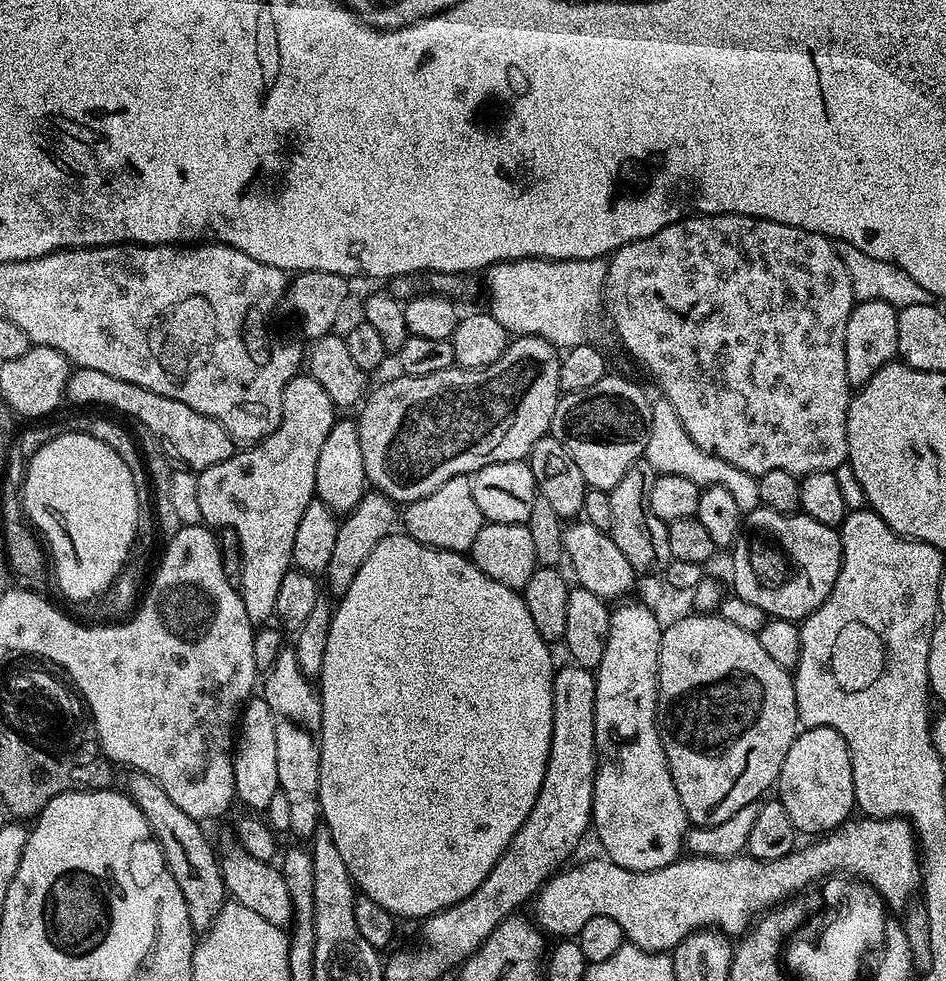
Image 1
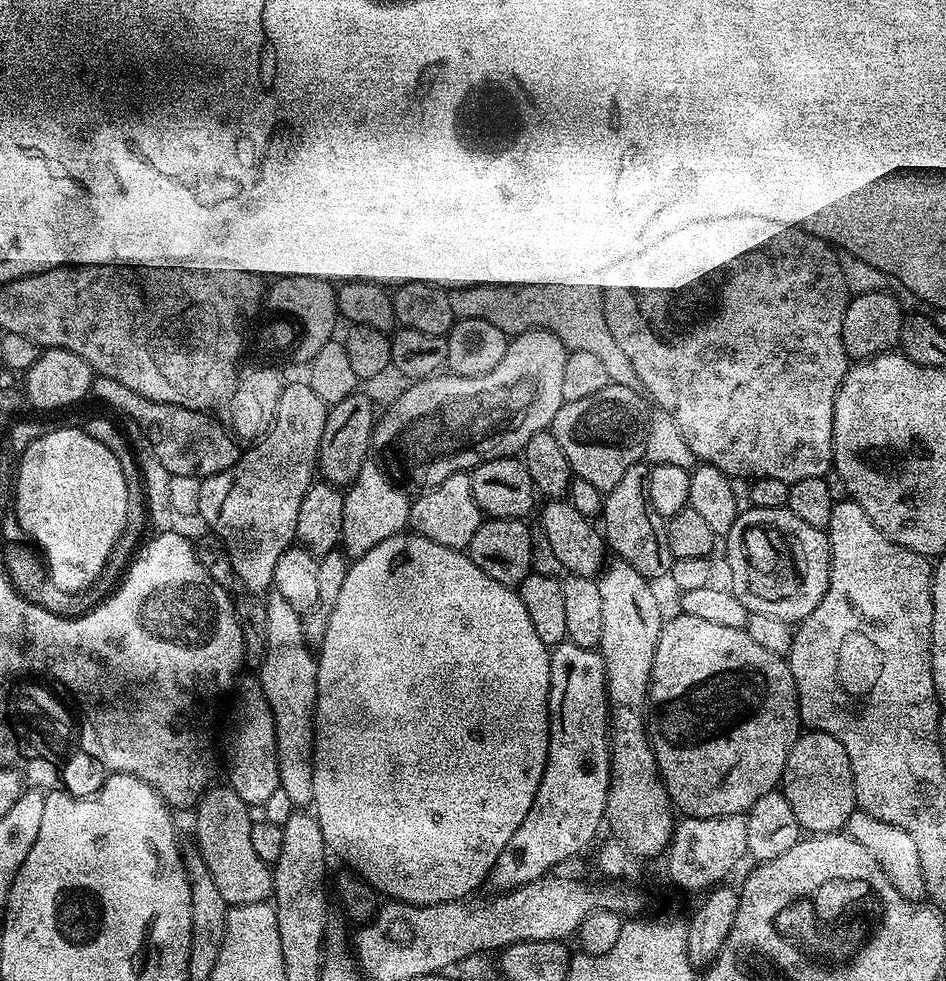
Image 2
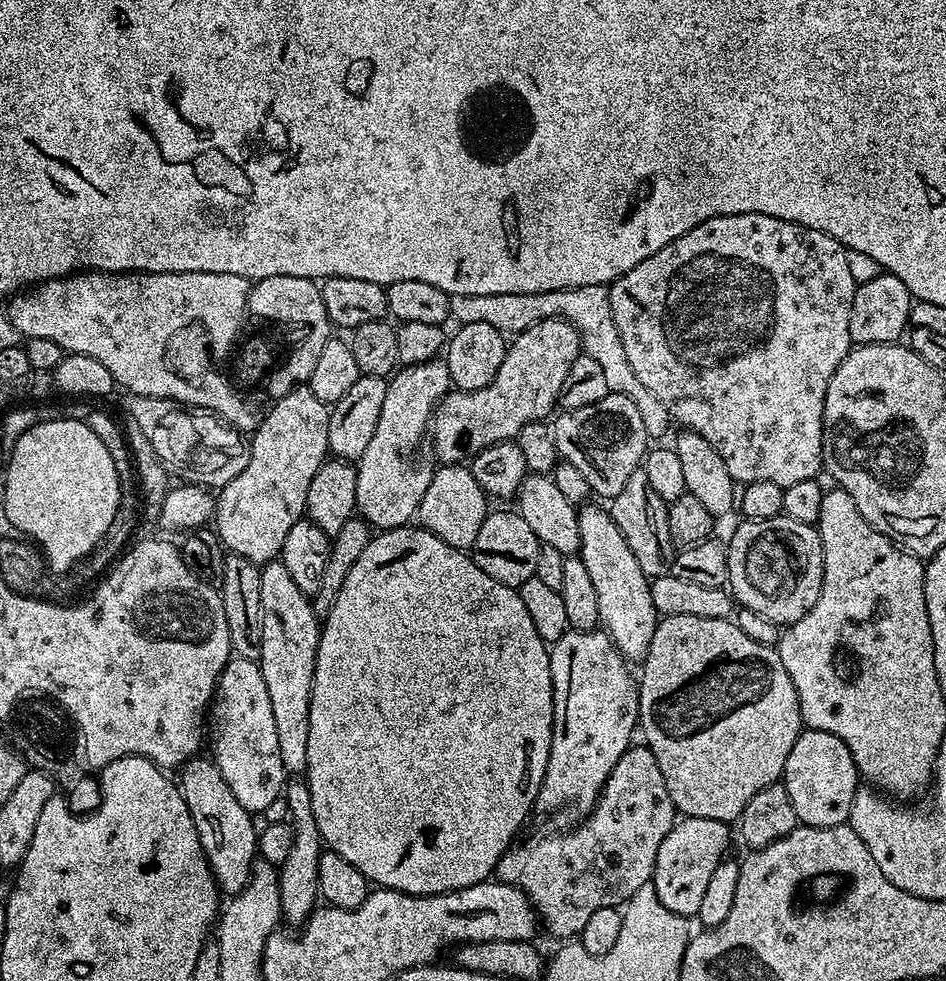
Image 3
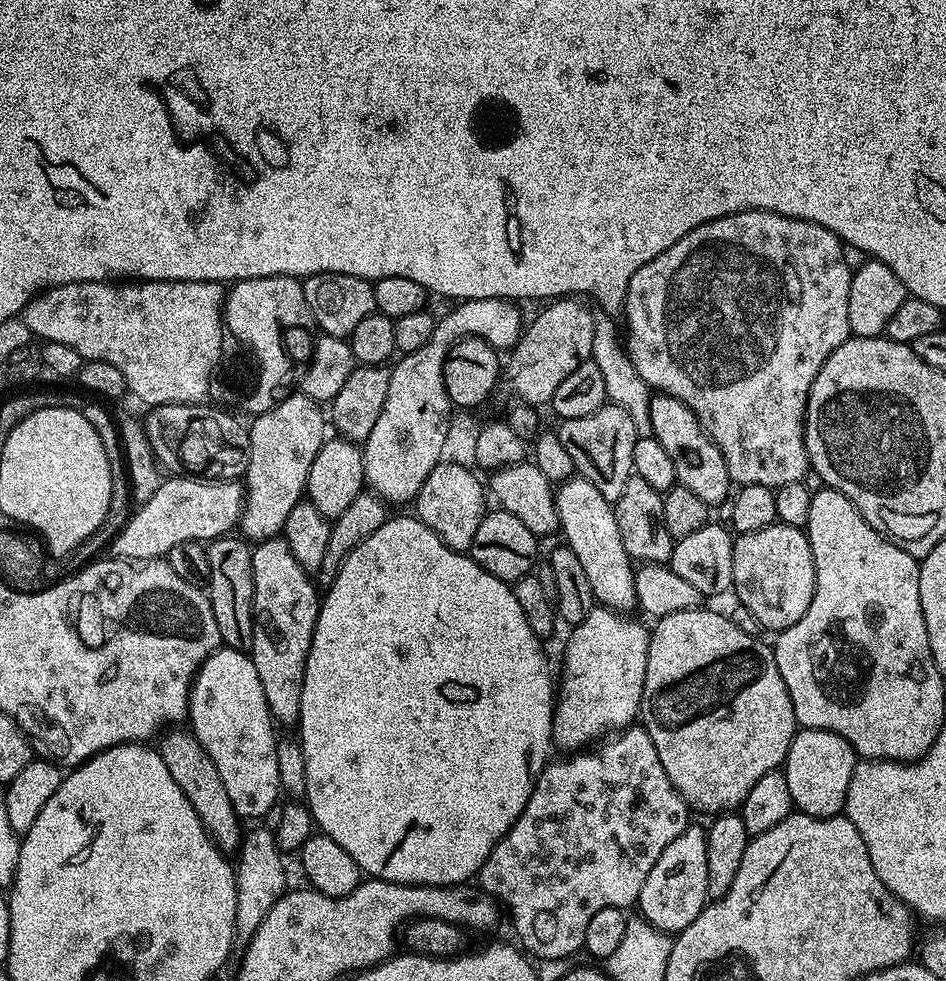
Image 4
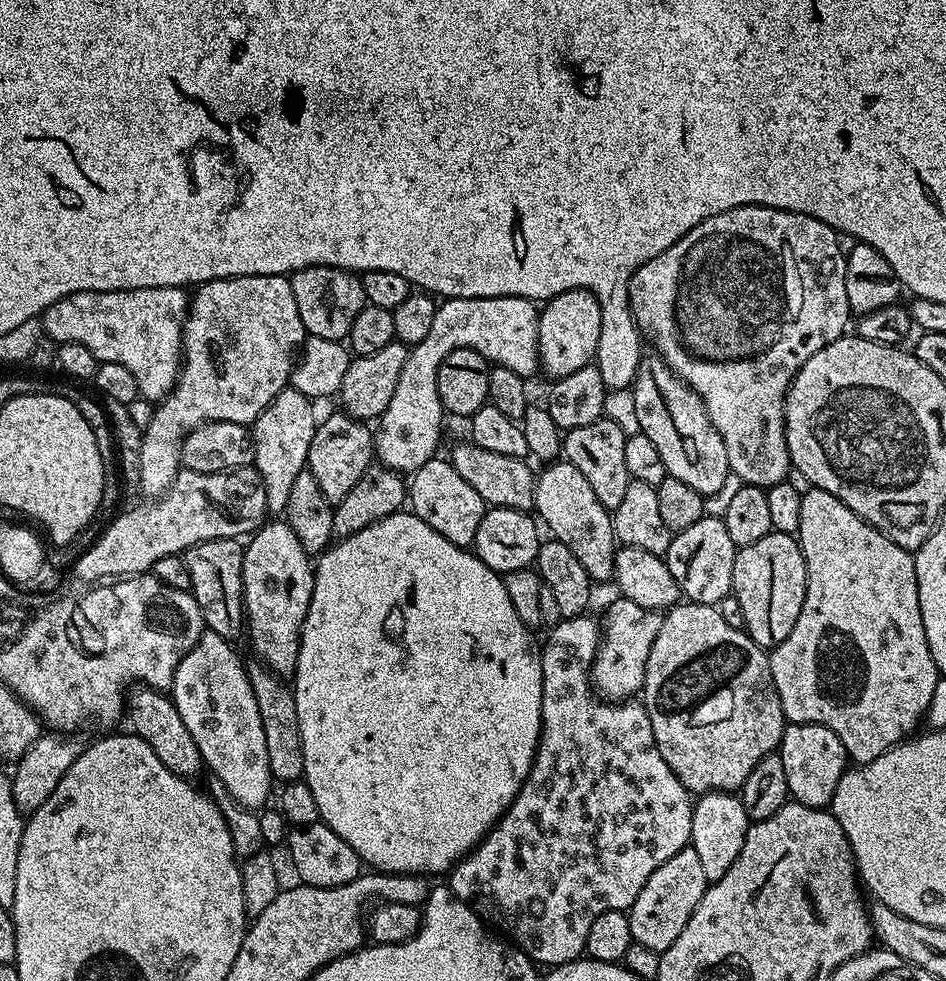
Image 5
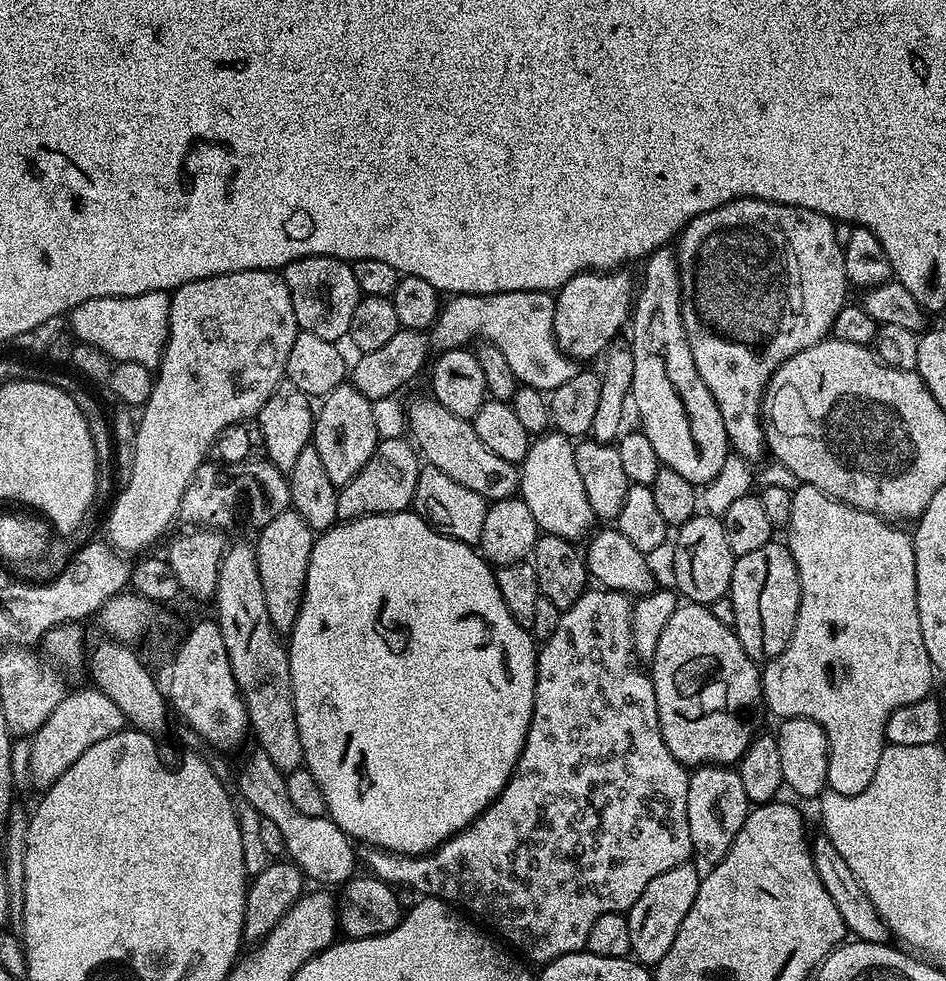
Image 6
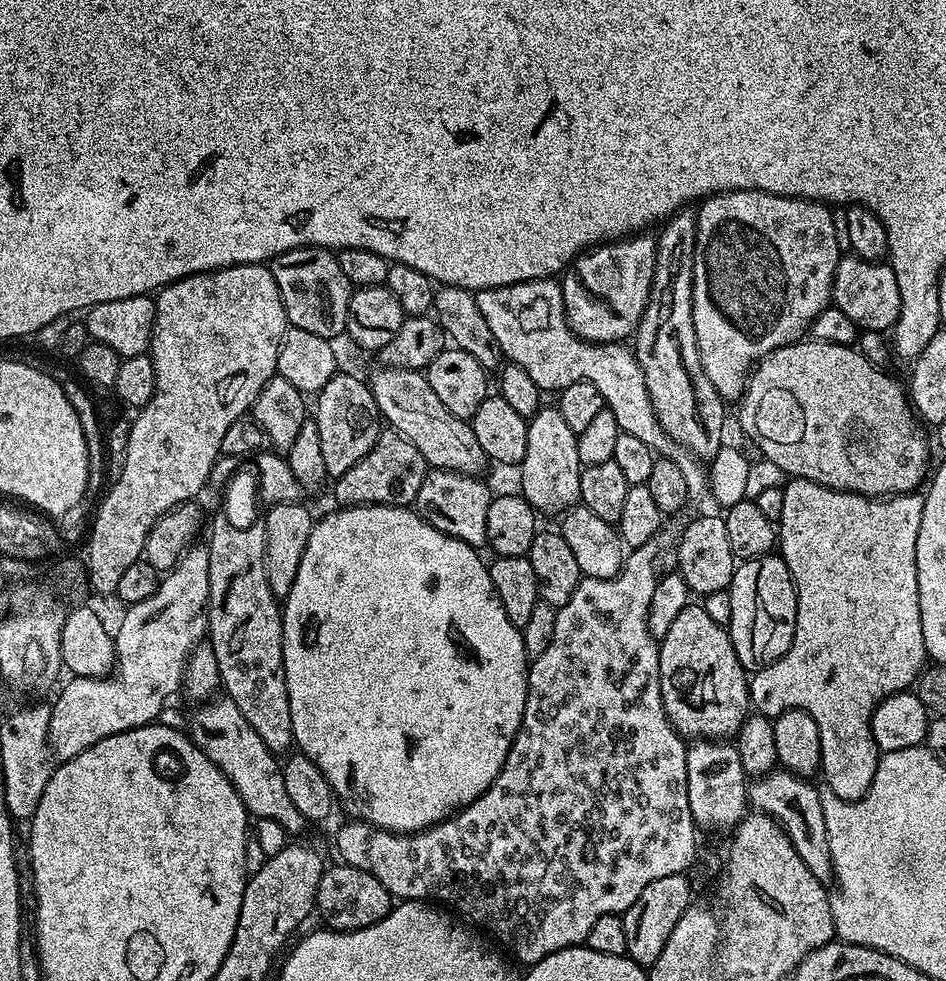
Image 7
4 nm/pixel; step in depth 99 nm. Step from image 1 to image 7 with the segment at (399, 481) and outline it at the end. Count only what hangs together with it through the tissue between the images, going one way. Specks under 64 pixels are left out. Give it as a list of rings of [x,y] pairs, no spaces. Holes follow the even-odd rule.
[[[633,234],[580,253],[560,280],[570,330],[590,344],[624,342],[635,333],[650,298],[656,261],[656,236]]]

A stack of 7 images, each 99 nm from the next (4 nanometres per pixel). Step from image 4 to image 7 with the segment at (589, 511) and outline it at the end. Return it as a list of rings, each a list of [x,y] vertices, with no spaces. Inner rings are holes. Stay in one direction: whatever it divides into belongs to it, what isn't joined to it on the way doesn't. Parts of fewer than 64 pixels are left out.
[[[542,406],[528,420],[526,458],[518,466],[520,488],[524,499],[531,502],[537,513],[563,514],[567,508],[580,504],[580,469],[576,438],[578,433],[566,426],[559,407]]]

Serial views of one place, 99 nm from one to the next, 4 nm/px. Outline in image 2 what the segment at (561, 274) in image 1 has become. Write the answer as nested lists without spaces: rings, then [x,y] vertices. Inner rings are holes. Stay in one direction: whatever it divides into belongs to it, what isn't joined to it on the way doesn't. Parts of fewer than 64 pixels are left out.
[[[584,282],[566,284],[475,284],[450,291],[450,306],[457,320],[482,318],[498,326],[509,338],[528,332],[531,328],[545,328],[562,338],[569,352],[586,350],[606,366],[611,383],[627,388],[640,388],[640,379],[630,358],[618,346],[610,326],[606,326],[604,293],[599,287],[587,288]]]

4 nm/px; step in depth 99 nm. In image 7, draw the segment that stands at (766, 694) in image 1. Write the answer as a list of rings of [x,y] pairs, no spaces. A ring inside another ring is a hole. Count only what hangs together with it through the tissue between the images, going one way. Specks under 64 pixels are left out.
[[[689,606],[674,618],[670,630],[659,641],[660,645],[660,685],[662,702],[668,721],[685,738],[719,740],[735,737],[745,717],[750,714],[748,698],[749,677],[746,669],[738,662],[734,646],[728,637],[728,629],[723,624],[712,621],[710,614],[702,606]]]

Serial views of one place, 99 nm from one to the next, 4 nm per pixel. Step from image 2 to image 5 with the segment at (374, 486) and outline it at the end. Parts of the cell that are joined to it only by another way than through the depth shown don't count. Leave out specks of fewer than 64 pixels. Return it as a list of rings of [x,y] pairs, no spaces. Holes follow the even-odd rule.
[[[495,296],[494,298],[448,298],[437,307],[434,314],[434,323],[430,326],[430,331],[426,333],[426,338],[422,338],[422,342],[411,345],[408,357],[406,358],[406,366],[402,366],[402,370],[398,374],[398,386],[394,386],[394,398],[390,398],[390,406],[386,406],[386,410],[381,414],[378,427],[374,432],[374,456],[383,467],[392,468],[401,474],[411,474],[417,472],[422,466],[426,466],[426,462],[430,462],[437,455],[436,447],[440,444],[440,431],[444,428],[444,420],[446,421],[446,413],[442,402],[438,398],[438,366],[442,366],[442,362],[446,358],[446,354],[450,354],[459,348],[469,348],[478,354],[482,354],[482,358],[488,361],[489,365],[499,366],[506,370],[514,370],[514,374],[525,378],[531,378],[540,368],[540,343],[538,342],[538,322],[540,314],[537,305],[531,300],[522,298],[521,296]]]

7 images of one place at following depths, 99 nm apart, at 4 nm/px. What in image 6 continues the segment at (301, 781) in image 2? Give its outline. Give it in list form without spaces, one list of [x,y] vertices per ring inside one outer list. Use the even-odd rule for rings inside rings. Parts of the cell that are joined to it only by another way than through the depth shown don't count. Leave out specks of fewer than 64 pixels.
[[[291,510],[278,514],[274,522],[270,522],[265,528],[259,529],[260,537],[254,540],[256,560],[258,566],[258,578],[262,580],[262,598],[266,600],[266,614],[270,616],[270,622],[276,628],[277,633],[291,633],[296,625],[296,619],[300,613],[300,600],[304,597],[304,583],[306,582],[306,570],[312,553],[312,541],[314,533],[297,512]]]

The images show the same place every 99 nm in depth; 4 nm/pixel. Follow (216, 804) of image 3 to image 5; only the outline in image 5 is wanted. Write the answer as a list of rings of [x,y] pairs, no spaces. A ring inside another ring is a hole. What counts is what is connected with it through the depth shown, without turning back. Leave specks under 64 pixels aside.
[[[147,686],[133,687],[126,696],[126,720],[132,723],[131,731],[141,736],[150,750],[158,754],[158,762],[162,762],[166,770],[185,778],[196,778],[199,772],[205,771],[202,754],[190,730],[186,730],[186,722],[182,722],[182,714],[178,714],[171,695]]]

